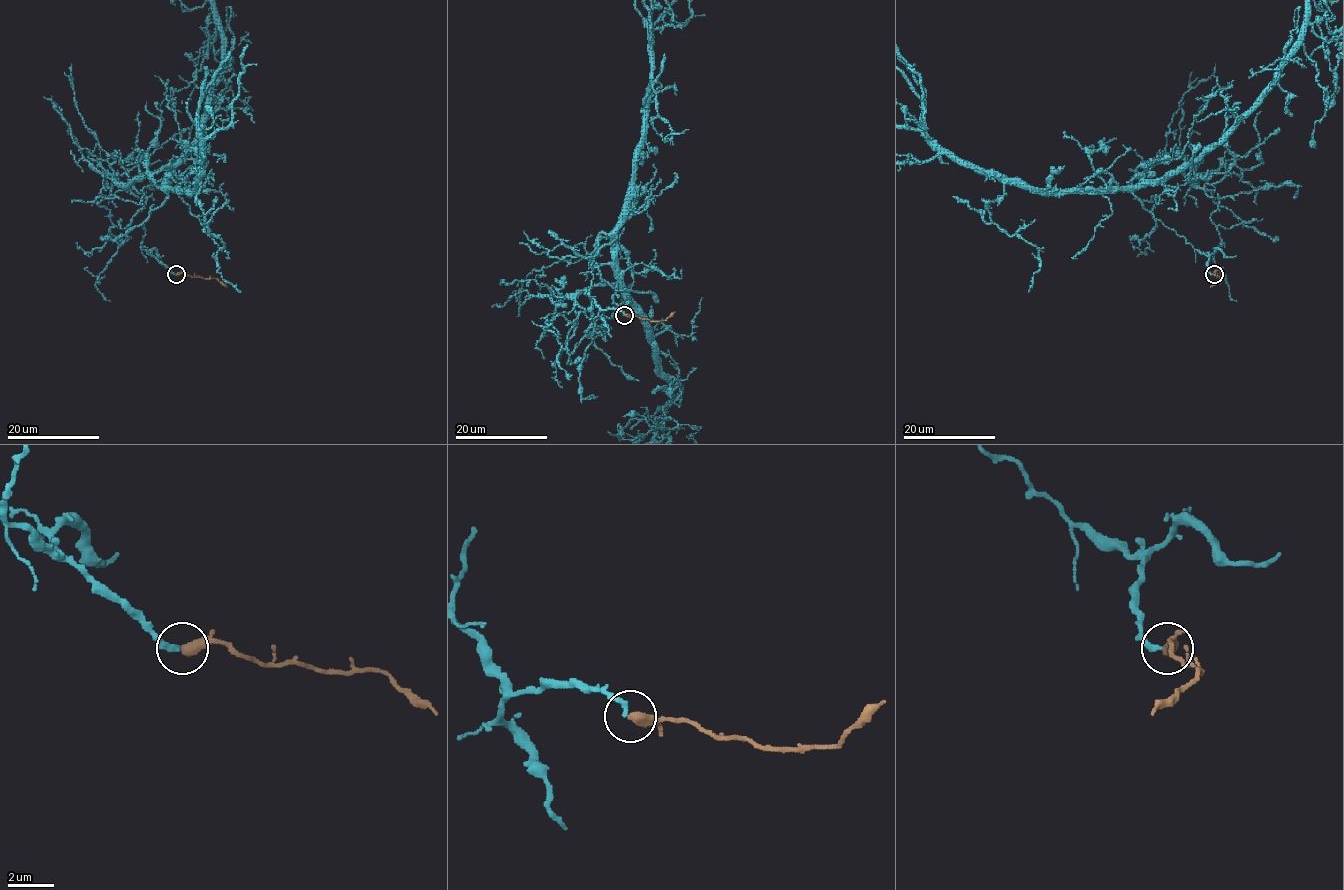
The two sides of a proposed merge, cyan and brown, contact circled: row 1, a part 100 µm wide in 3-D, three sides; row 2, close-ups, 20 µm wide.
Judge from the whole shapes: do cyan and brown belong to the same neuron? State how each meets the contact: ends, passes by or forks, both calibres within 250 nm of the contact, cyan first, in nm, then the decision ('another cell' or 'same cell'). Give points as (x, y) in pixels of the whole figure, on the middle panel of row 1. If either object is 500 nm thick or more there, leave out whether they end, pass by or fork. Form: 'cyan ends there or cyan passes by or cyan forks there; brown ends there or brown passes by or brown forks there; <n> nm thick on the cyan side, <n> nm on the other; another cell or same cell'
cyan ends there; brown ends there; 240 nm thick on the cyan side, 480 nm on the other; same cell

